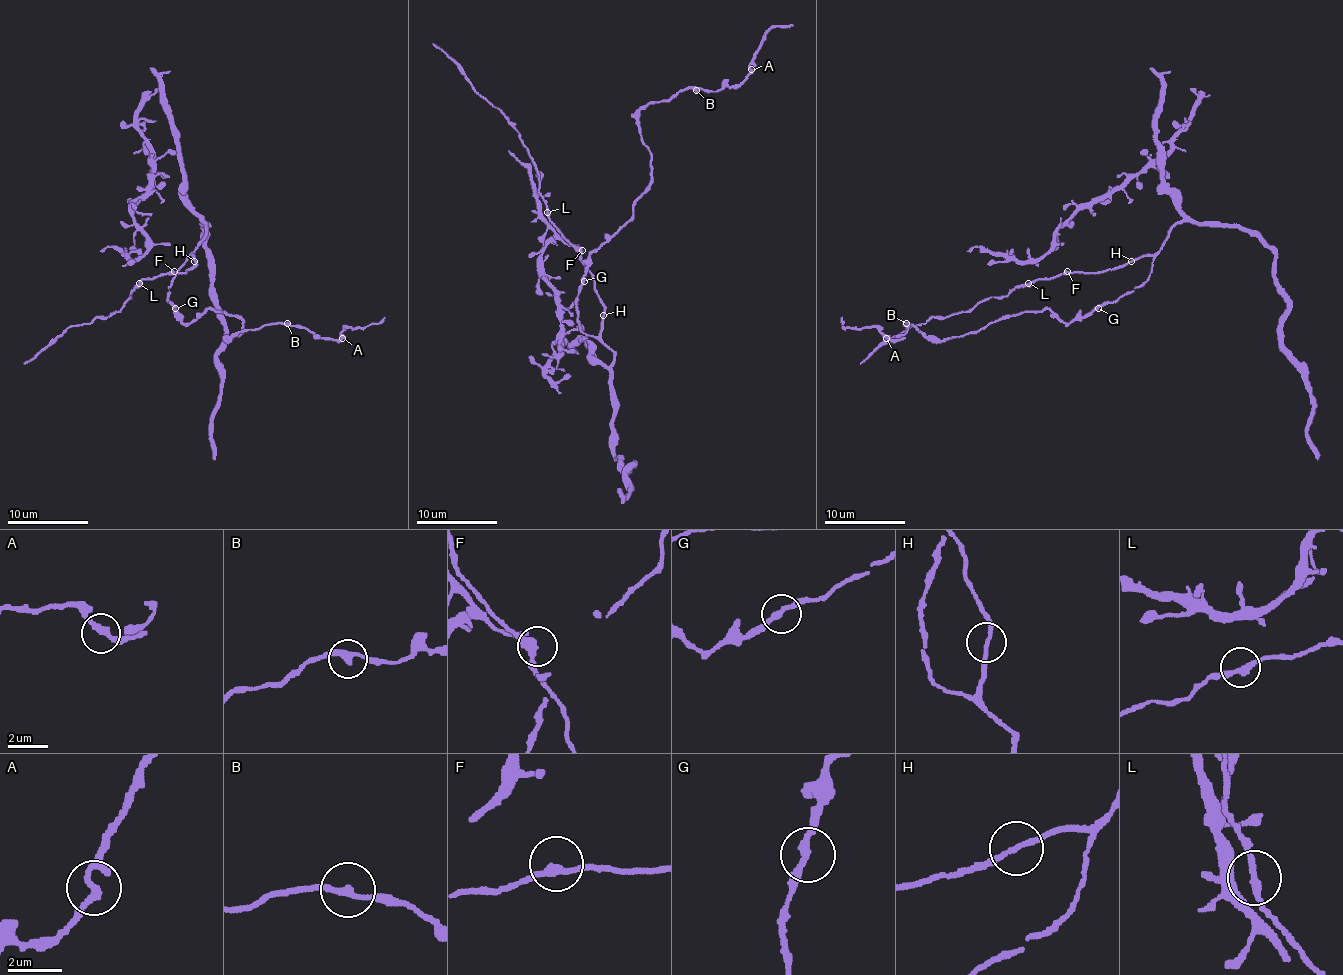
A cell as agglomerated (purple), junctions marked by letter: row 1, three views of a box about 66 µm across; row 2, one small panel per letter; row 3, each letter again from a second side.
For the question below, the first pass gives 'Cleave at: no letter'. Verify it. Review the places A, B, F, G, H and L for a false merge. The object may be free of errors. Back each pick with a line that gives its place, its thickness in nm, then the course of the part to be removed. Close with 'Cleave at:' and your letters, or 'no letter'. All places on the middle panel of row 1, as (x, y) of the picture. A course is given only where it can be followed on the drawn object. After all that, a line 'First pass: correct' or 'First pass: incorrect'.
Cleave at: no letter
First pass: correct

